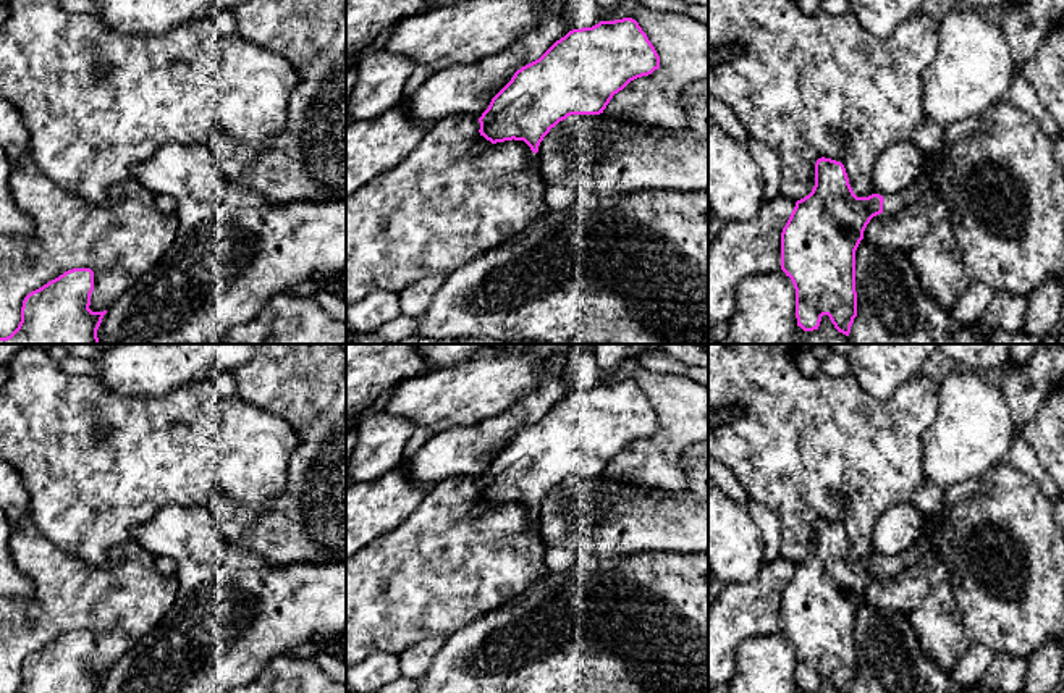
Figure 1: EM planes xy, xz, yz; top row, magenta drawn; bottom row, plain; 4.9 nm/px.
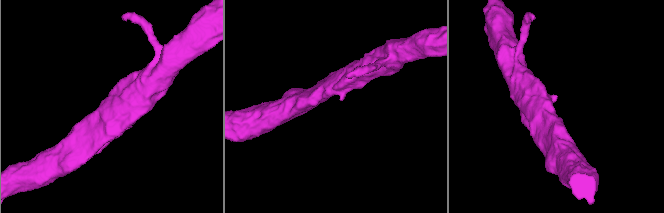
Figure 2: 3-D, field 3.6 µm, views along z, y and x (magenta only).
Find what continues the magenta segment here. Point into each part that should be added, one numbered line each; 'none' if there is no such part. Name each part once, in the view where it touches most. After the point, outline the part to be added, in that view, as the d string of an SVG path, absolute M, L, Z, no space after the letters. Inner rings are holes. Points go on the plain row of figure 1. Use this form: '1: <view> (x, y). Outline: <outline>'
1: yz (927, 543). Outline: M941 522L936 525L935 530L920 535L917 543L904 554L883 557L885 561L883 573L896 575L906 570L907 567L914 565L915 562L918 562L927 554L936 552L939 530L941 530Z

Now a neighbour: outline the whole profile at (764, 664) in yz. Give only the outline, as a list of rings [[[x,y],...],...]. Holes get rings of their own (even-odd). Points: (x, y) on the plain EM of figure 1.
[[[783,633],[745,638],[737,645],[728,693],[796,693],[796,651]]]

